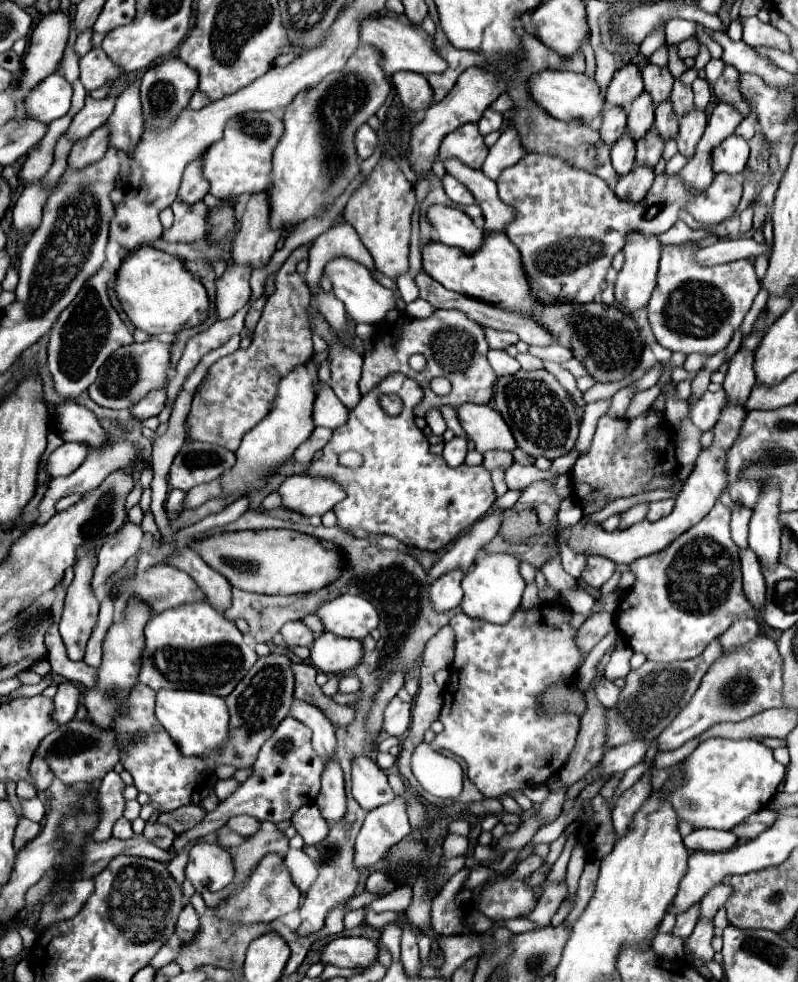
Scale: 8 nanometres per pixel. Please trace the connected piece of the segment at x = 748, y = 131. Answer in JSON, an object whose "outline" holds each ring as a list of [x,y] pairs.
{"outline":[[[752,109],[752,111],[750,111],[750,115],[740,123],[735,133],[739,134],[740,137],[744,137],[744,139],[748,141],[748,139],[752,139],[752,137],[754,137],[756,127],[758,127],[758,117],[756,117],[756,109]]]}

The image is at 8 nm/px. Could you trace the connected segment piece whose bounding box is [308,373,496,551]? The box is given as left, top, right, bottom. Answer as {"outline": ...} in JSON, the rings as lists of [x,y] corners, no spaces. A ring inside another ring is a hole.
{"outline":[[[402,373],[388,375],[368,395],[362,395],[360,403],[348,411],[348,421],[332,431],[332,439],[322,449],[324,451],[322,459],[310,463],[308,473],[328,475],[328,477],[336,479],[338,483],[342,483],[342,487],[346,489],[346,499],[334,507],[338,525],[346,533],[350,533],[352,529],[362,529],[368,535],[392,535],[408,547],[438,551],[438,549],[446,547],[448,543],[452,543],[462,531],[472,527],[492,507],[496,495],[494,495],[488,471],[484,471],[482,467],[468,467],[468,465],[448,467],[444,463],[442,455],[430,455],[430,451],[428,451],[430,443],[414,423],[414,407],[422,401],[422,395],[424,393],[414,379],[410,379]],[[386,393],[394,393],[404,401],[404,409],[398,417],[390,417],[380,409],[378,399]],[[344,451],[360,453],[364,463],[358,469],[342,467],[338,463],[338,457]]]}

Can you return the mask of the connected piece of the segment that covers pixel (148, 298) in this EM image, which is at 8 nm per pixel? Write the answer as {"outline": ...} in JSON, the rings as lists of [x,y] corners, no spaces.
{"outline":[[[144,245],[122,261],[112,289],[136,329],[148,335],[178,333],[180,329],[200,325],[208,315],[208,295],[204,285],[182,265],[180,259]]]}

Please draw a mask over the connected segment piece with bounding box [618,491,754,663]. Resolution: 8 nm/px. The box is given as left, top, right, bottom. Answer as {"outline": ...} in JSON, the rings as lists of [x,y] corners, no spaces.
{"outline":[[[728,491],[722,493],[722,503],[716,501],[714,509],[700,523],[690,527],[664,551],[642,557],[630,565],[630,571],[636,573],[638,581],[628,589],[628,595],[620,599],[618,631],[632,651],[644,653],[650,661],[672,663],[694,659],[712,639],[740,619],[740,615],[752,617],[754,613],[754,605],[748,603],[742,591],[738,559],[738,547],[748,545],[746,539],[752,511],[736,507]]]}

